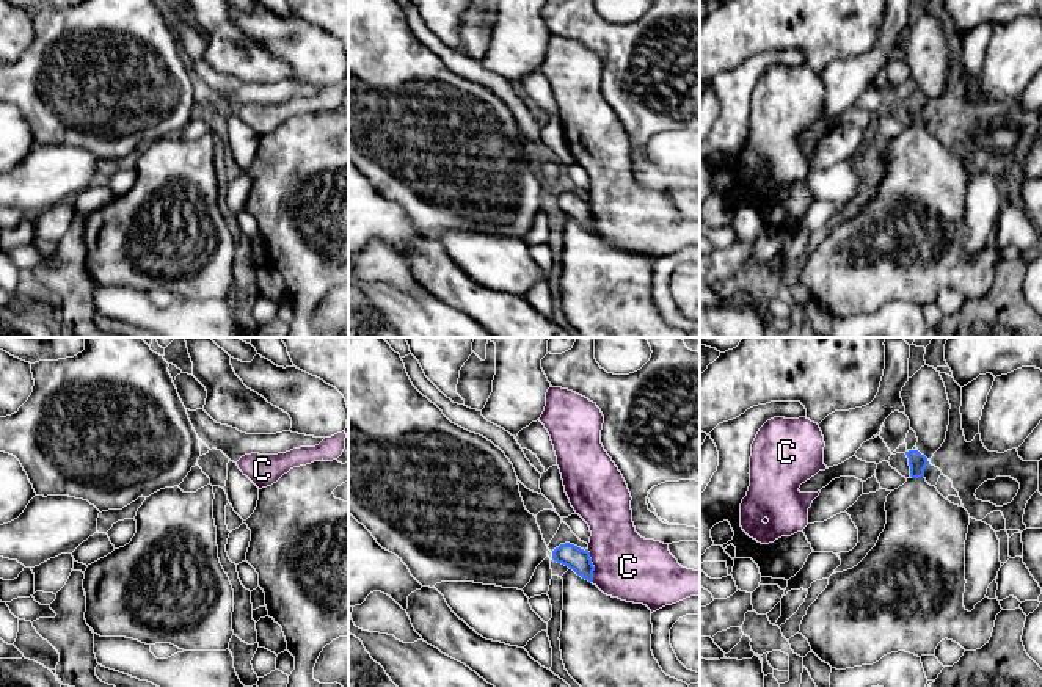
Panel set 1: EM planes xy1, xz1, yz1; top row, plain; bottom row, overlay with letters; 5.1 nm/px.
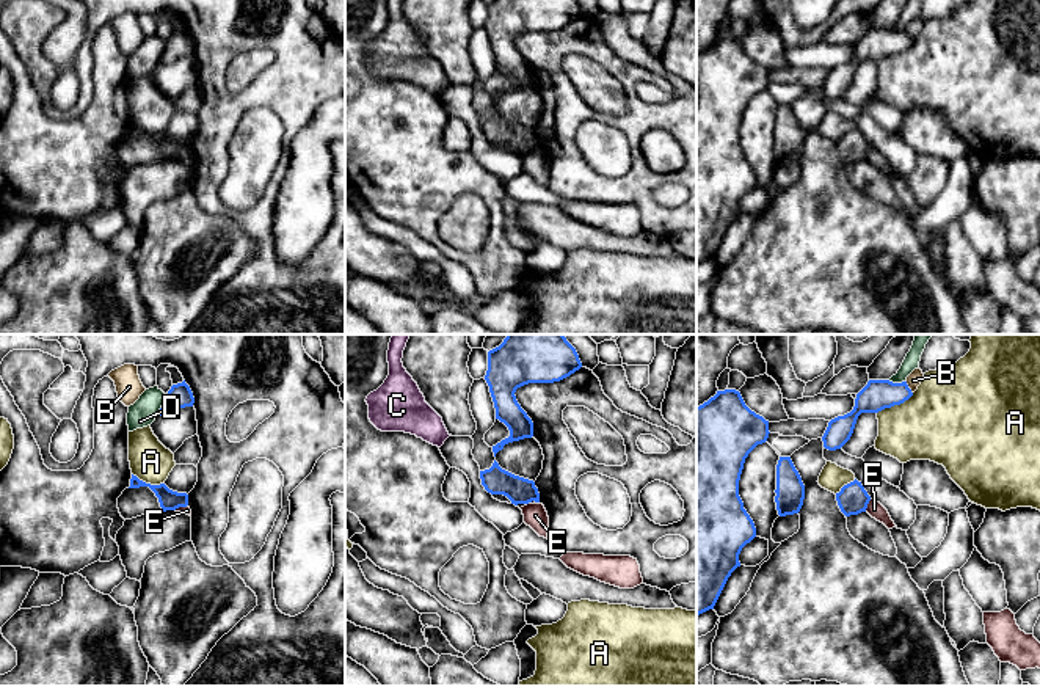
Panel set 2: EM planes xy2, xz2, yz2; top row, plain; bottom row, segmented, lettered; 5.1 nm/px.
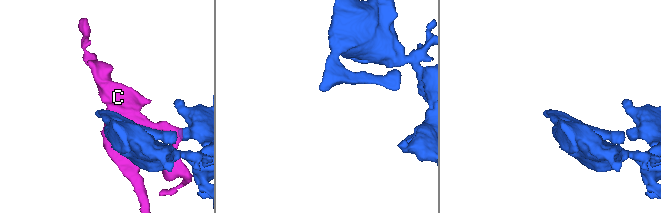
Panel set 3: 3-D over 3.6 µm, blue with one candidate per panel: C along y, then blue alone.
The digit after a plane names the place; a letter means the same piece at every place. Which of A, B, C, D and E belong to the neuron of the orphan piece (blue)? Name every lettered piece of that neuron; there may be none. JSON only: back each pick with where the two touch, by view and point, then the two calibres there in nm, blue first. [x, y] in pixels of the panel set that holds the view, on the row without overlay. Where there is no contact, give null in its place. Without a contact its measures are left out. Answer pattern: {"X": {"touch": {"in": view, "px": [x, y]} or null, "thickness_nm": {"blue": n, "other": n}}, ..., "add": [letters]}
{"add": []}

